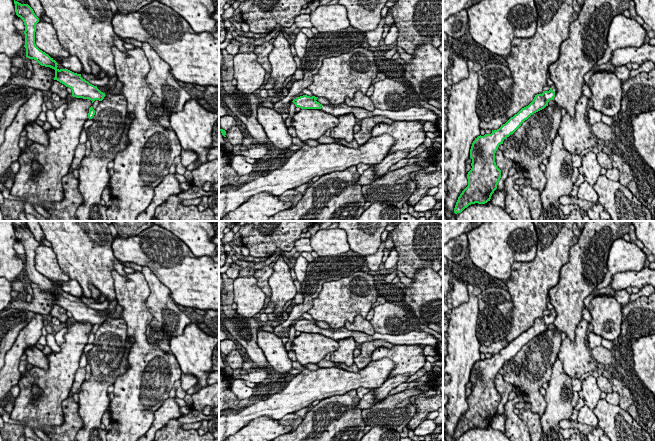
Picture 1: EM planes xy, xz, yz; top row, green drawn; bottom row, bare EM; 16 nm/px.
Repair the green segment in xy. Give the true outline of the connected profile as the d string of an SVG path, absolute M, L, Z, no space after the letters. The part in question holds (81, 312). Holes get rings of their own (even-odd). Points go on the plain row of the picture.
M14 224L15 236L25 249L26 281L36 284L41 290L50 291L55 294L54 304L59 305L72 314L72 320L76 322L89 323L92 327L95 324L102 325L106 320L97 310L90 308L81 301L81 298L74 297L68 293L58 293L58 287L48 278L40 274L35 268L36 248L39 242L28 228L21 228Z

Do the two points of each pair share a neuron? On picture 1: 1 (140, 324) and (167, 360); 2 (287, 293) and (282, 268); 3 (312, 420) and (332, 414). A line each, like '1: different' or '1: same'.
1: same
2: same
3: same

